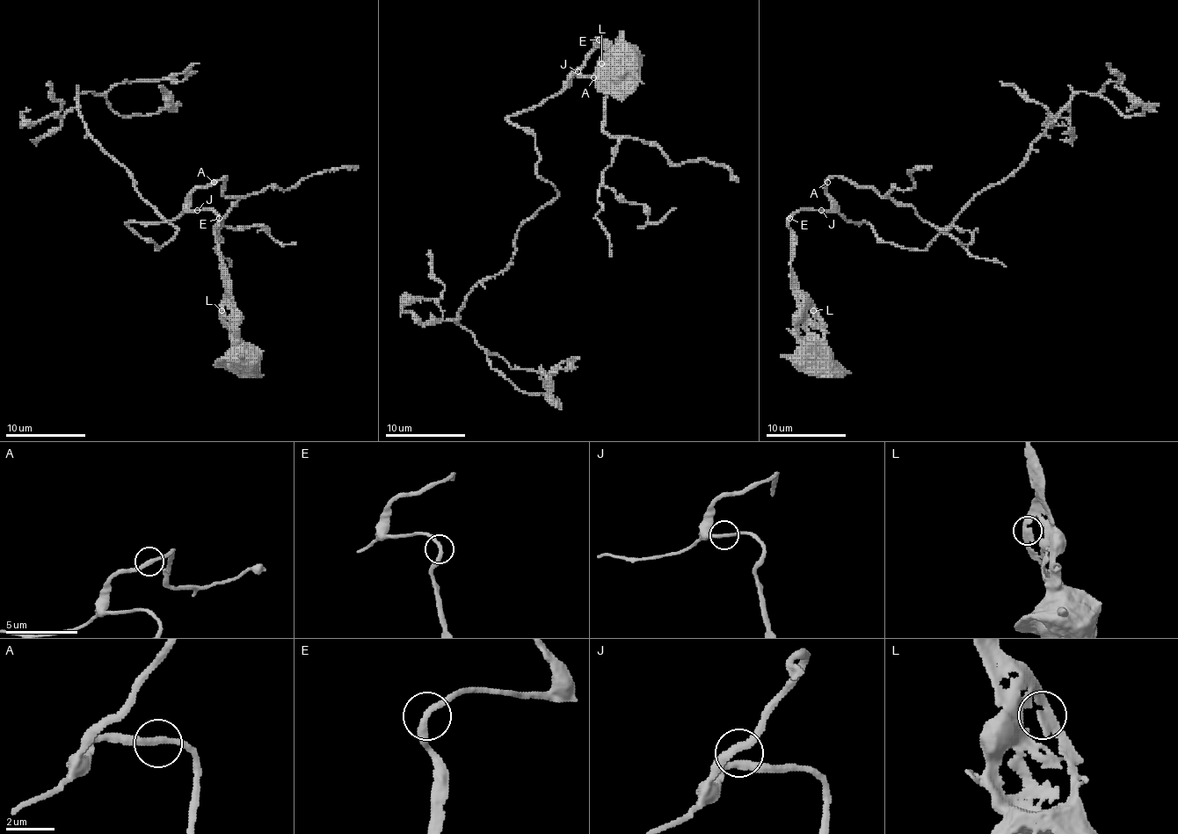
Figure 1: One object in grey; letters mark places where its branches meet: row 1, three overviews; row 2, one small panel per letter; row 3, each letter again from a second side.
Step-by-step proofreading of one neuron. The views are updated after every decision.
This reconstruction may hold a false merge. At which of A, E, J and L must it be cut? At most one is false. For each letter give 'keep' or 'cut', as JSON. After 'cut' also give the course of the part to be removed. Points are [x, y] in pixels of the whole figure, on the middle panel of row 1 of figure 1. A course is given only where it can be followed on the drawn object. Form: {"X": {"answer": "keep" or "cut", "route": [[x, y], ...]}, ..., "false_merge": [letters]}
{"A": {"answer": "keep"}, "E": {"answer": "keep"}, "J": {"answer": "keep"}, "L": {"answer": "keep"}, "false_merge": []}

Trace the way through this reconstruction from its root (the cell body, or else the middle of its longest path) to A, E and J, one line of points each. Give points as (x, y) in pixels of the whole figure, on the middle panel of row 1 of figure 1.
A: (623, 69), (598, 39), (599, 43), (570, 82), (573, 76), (593, 77)
E: (623, 69), (617, 59), (612, 59), (601, 41), (595, 41), (599, 39)
J: (623, 69), (617, 59), (612, 59), (601, 41), (595, 41), (598, 39), (599, 43), (578, 71)

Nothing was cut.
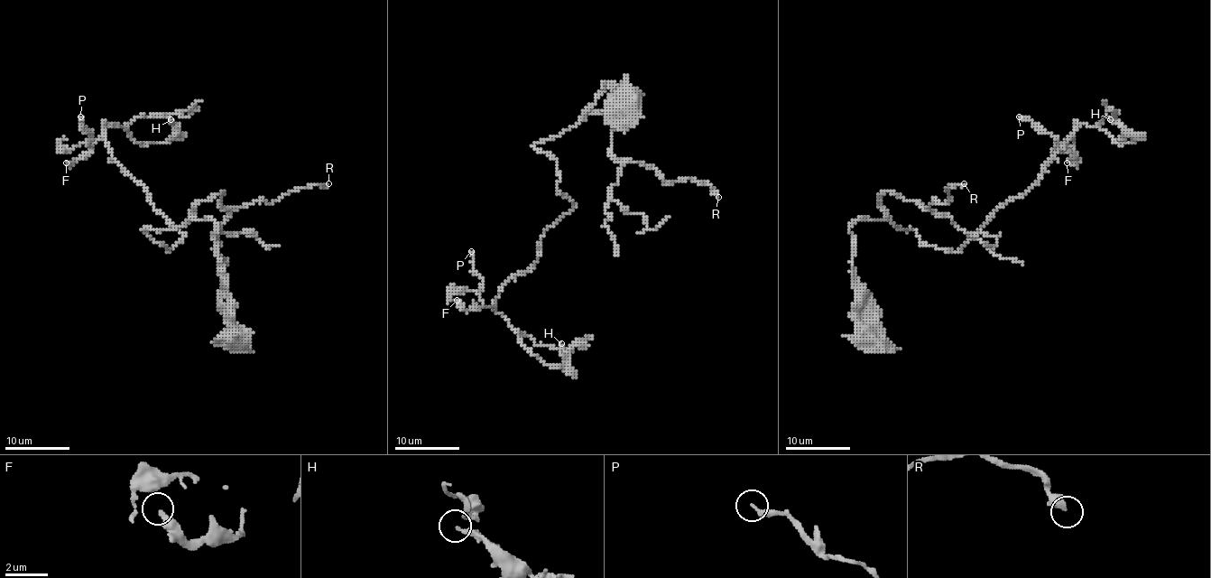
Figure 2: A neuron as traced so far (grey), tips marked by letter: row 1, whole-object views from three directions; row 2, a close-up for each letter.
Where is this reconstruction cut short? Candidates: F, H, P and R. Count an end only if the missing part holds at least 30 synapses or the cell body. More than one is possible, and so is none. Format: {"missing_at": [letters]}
{"missing_at": ["R"]}

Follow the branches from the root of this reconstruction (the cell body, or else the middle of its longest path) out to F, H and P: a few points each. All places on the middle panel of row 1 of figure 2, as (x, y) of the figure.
F: (627, 107), (605, 82), (574, 125), (535, 145), (556, 161), (558, 191), (574, 208), (492, 306), (457, 300)
H: (627, 107), (605, 82), (574, 125), (535, 145), (574, 208), (494, 309), (545, 364), (566, 364), (561, 343)
P: (627, 107), (605, 82), (574, 125), (535, 145), (574, 208), (492, 306), (471, 251)

